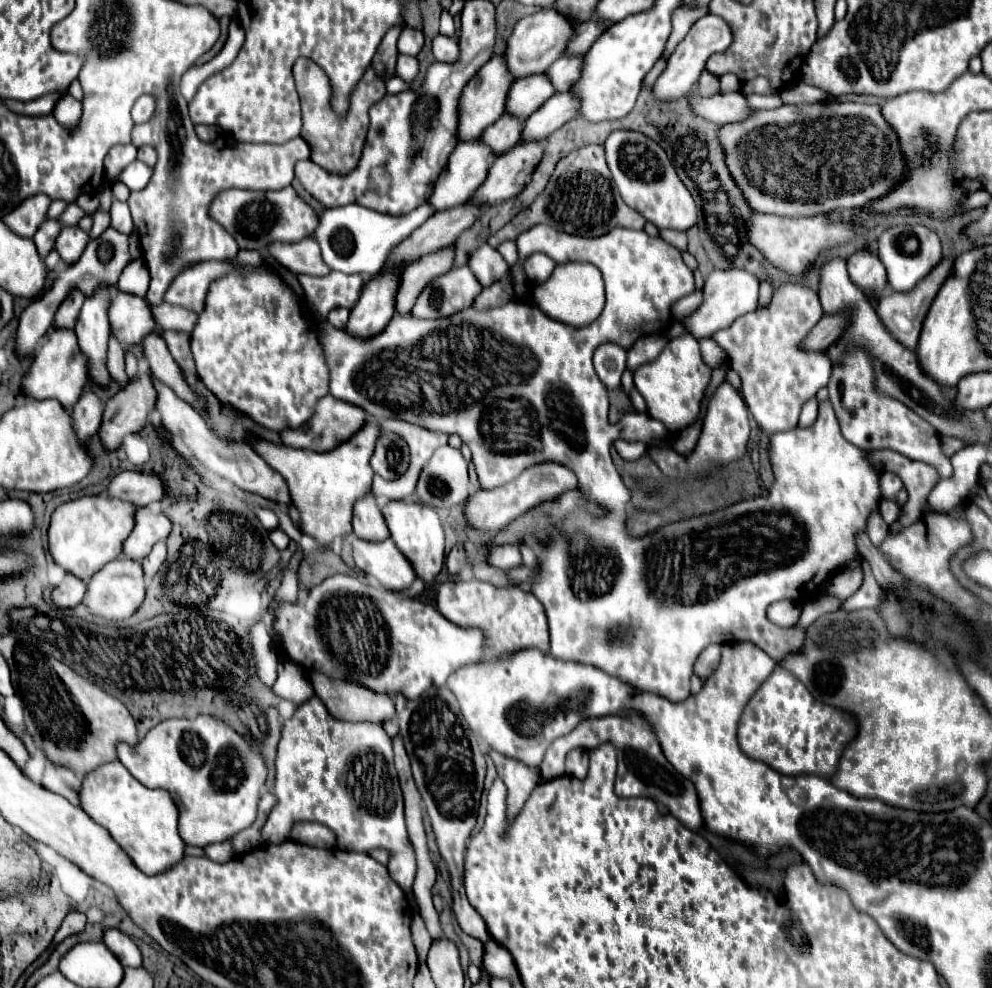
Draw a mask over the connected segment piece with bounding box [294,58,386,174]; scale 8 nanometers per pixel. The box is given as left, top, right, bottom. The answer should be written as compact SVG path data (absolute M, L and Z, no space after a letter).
M298 58L294 62L294 80L296 80L296 88L300 92L300 100L302 100L302 120L304 120L302 138L310 144L310 150L312 150L310 160L314 160L316 164L320 164L322 168L326 168L330 172L338 172L338 174L350 172L358 164L360 152L362 152L362 146L366 140L368 110L378 100L382 100L386 94L384 80L372 68L368 68L368 72L358 82L354 94L350 98L350 110L344 118L336 116L330 108L330 92L332 92L330 82L318 64L314 64L310 58Z

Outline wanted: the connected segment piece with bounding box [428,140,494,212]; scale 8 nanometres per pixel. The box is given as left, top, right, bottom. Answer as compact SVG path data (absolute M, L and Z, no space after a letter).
M480 140L459 141L456 150L450 154L450 160L446 164L446 168L442 170L442 176L438 176L436 184L434 184L434 192L430 194L430 208L434 212L444 212L444 208L454 208L458 204L466 204L472 194L476 192L476 188L484 182L490 162L494 160L492 150L482 144Z

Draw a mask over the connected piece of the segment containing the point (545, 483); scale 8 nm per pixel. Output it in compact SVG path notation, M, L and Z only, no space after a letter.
M536 464L536 466L530 466L528 470L524 470L522 476L518 476L516 480L512 480L500 488L478 490L478 492L470 494L468 500L462 504L462 514L464 514L466 524L474 530L500 532L508 522L512 522L514 518L518 518L532 506L538 506L544 500L556 498L562 492L572 490L576 486L578 486L578 478L570 468L566 468L562 464Z

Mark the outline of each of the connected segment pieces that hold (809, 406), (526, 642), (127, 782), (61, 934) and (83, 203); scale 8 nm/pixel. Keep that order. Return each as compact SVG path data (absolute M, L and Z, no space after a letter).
M812 398L812 400L808 400L808 402L804 404L798 426L802 426L802 428L810 426L810 424L816 420L816 416L818 416L818 402L816 402L816 398Z
M458 580L444 582L438 588L436 608L458 626L478 626L486 632L486 656L504 656L522 648L538 648L544 654L550 652L550 634L548 620L542 602L532 596L532 592L524 592L520 586L496 588L488 582L480 580Z
M120 760L102 764L86 774L80 790L82 810L102 824L128 852L132 862L146 874L166 872L184 858L184 840L178 832L178 806L162 788L152 790L140 784Z
M70 912L70 914L66 914L62 926L58 928L58 932L56 932L56 936L54 936L54 944L62 942L62 940L64 940L66 936L70 936L70 934L82 932L82 930L84 930L84 924L86 924L86 916L84 916L82 912Z
M80 194L80 196L76 198L76 204L78 204L84 212L92 214L92 212L98 208L98 198L96 198L96 196L88 196L88 194Z

